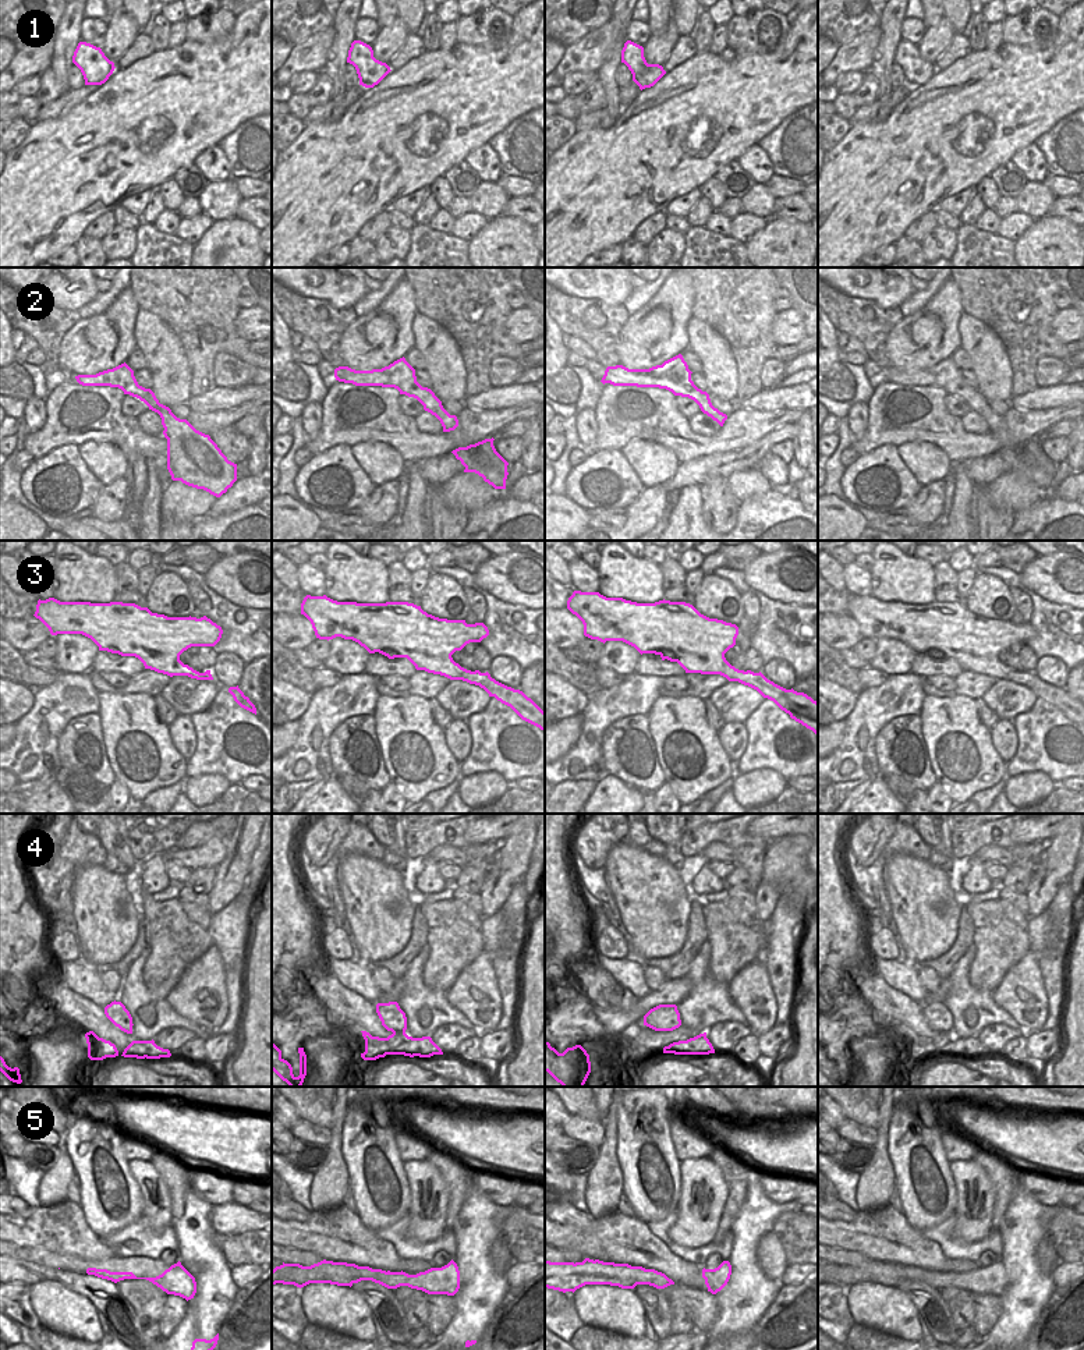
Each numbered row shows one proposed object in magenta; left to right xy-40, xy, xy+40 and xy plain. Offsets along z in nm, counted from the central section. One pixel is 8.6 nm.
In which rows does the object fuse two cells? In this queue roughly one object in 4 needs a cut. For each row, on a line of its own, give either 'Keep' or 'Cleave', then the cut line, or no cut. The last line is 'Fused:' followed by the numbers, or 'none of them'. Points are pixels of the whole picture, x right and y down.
1: Keep. No split
2: Keep. No split
3: Keep. No split
4: Cleave. Split along xy (393, 1031), (404, 1033)
5: Keep. No split
Fused: 4

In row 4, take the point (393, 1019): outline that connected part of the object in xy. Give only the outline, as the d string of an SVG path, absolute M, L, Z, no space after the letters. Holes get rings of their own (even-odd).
M397 1002L378 1003L376 1013L387 1031L405 1032L407 1017Z

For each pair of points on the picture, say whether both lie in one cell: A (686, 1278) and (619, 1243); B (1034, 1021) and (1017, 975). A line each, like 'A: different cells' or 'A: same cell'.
A: same cell
B: same cell

